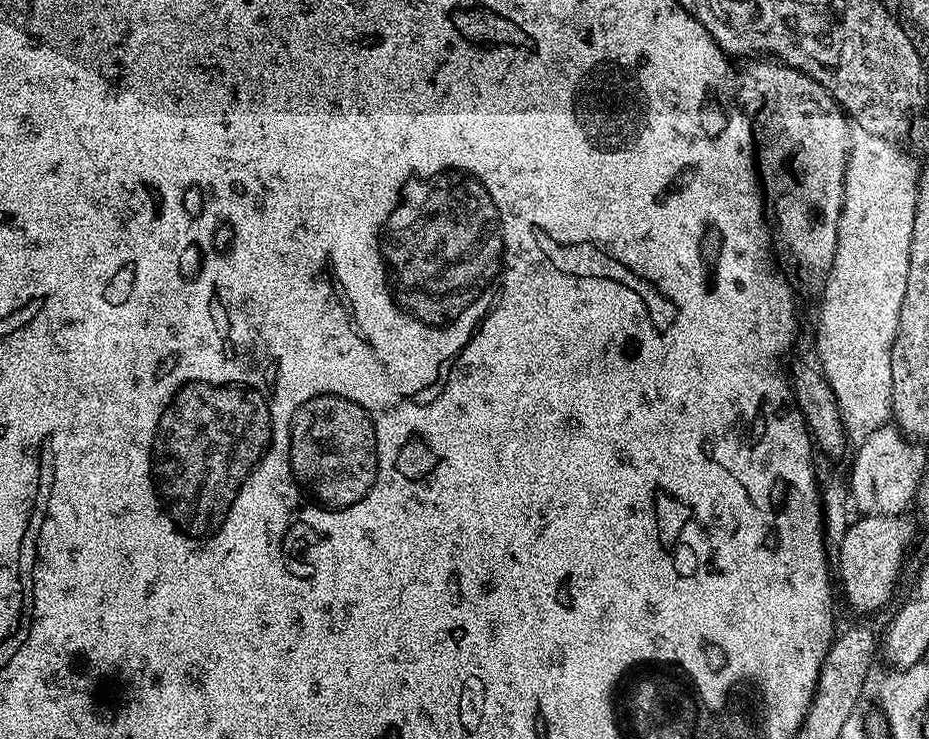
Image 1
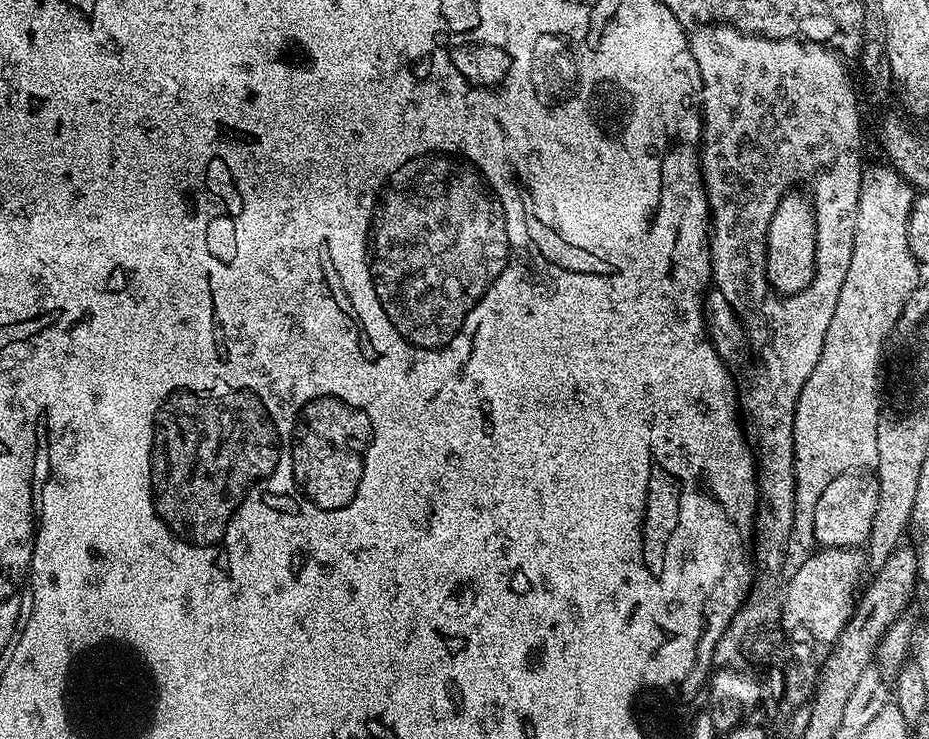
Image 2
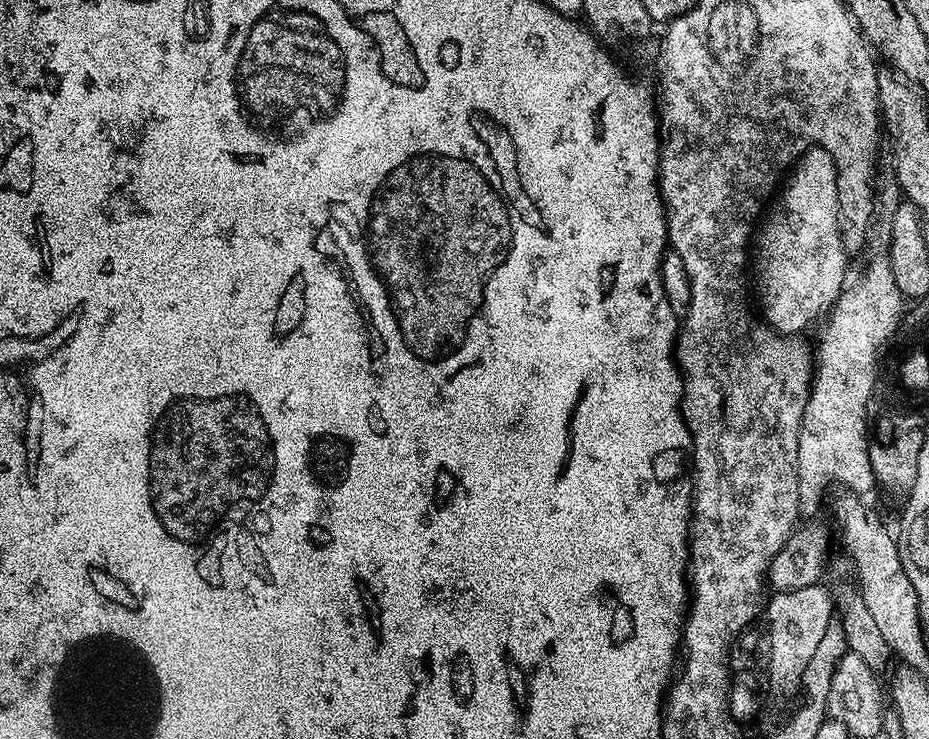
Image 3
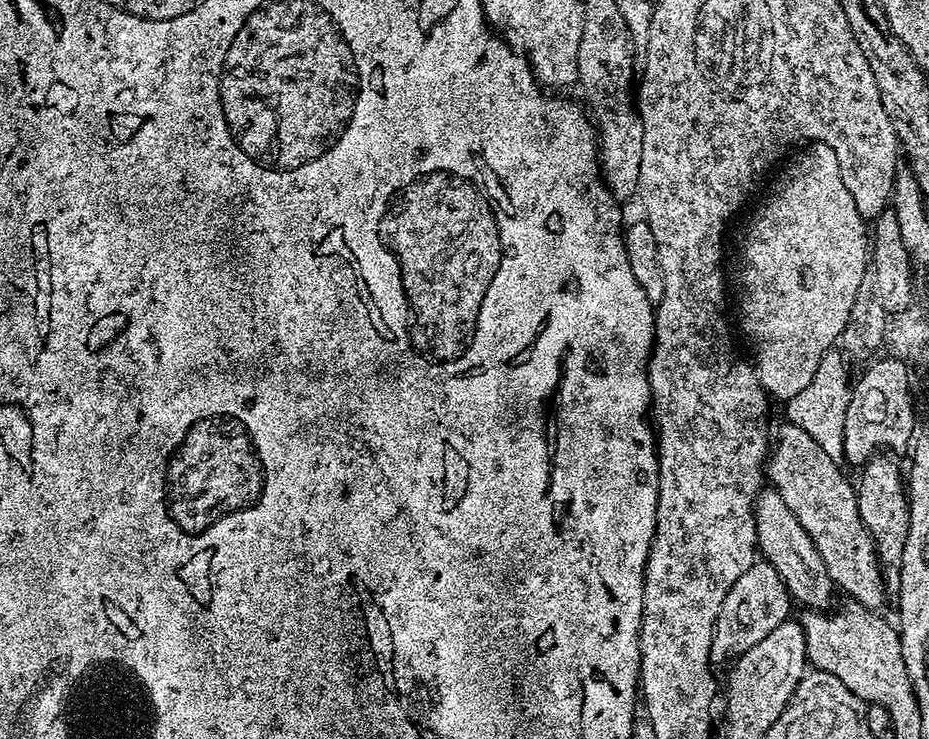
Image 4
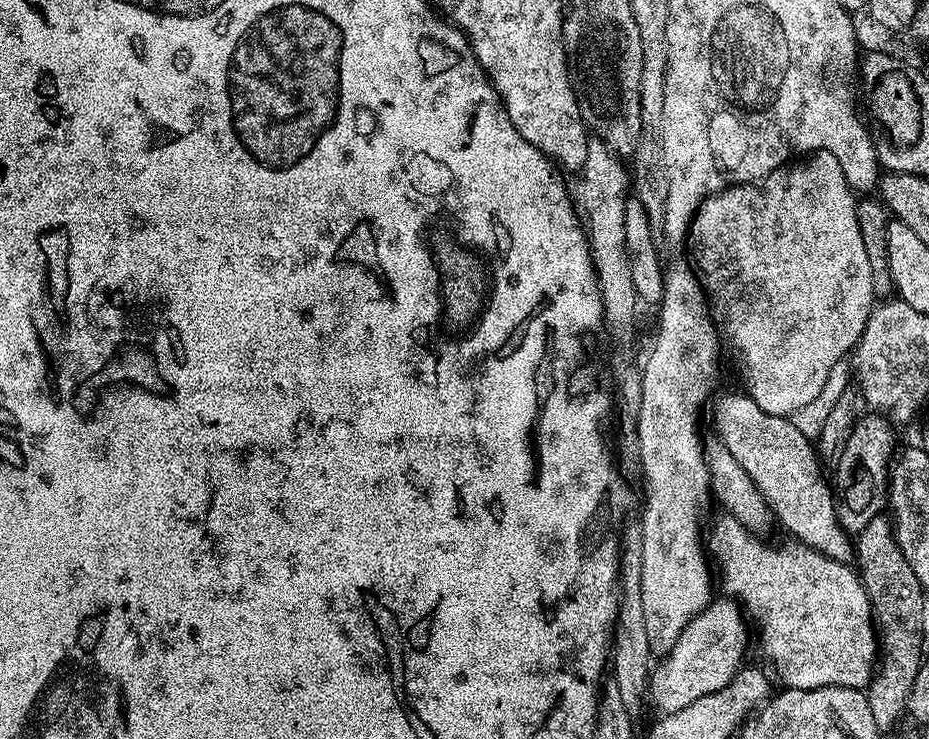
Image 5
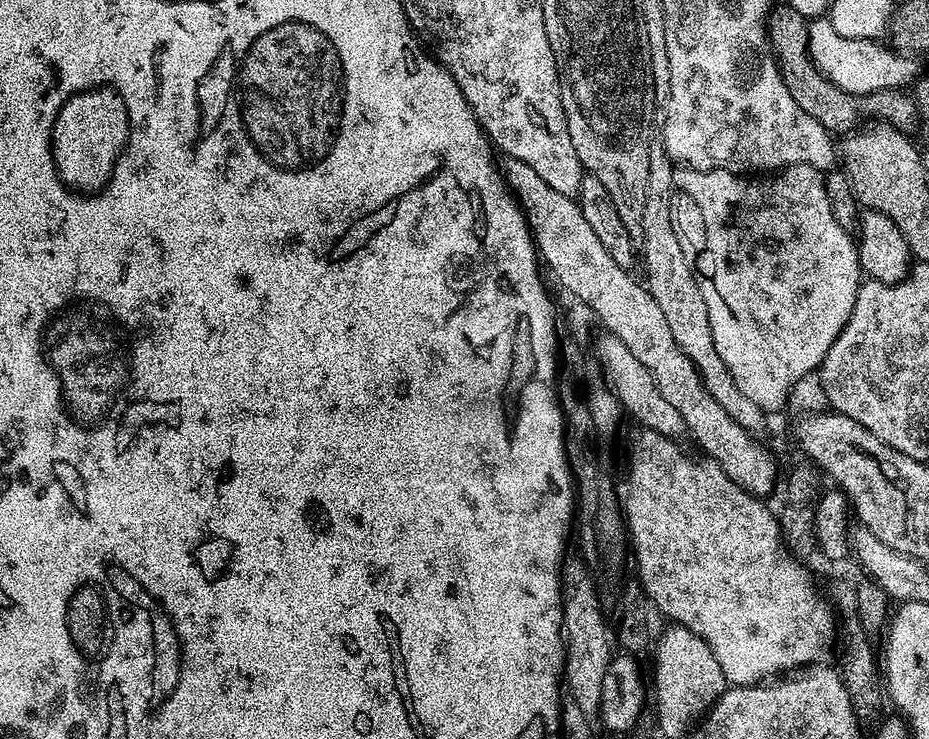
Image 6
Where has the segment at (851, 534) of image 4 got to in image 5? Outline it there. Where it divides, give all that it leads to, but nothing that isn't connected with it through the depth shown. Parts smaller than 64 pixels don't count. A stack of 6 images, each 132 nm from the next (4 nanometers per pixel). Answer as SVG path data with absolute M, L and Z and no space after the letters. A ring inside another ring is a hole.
M728 392L717 402L716 409L712 412L712 420L716 423L715 435L725 444L726 450L733 455L738 465L746 470L746 474L756 484L762 498L768 504L775 523L781 524L788 531L789 537L835 560L851 561L854 556L854 544L848 533L842 530L836 517L834 492L829 481L827 484L820 473L822 461L816 455L813 441L804 436L789 417L766 414L766 410L758 406L758 402L754 402L746 394L737 392Z

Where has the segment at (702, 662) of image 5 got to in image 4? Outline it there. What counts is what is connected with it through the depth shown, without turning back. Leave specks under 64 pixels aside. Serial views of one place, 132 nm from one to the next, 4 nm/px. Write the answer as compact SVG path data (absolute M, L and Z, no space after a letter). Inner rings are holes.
M764 558L757 559L755 564L730 586L726 598L720 607L720 616L716 620L716 632L712 635L712 658L720 662L729 656L735 658L758 646L770 630L780 626L789 619L790 608L794 606L793 599L774 566Z

